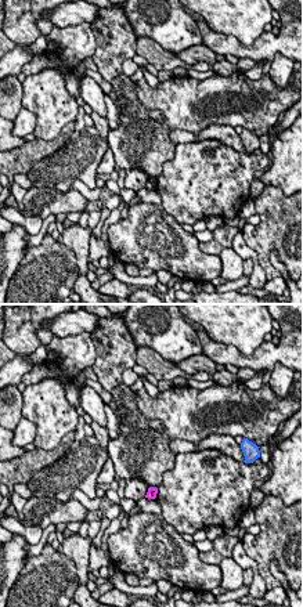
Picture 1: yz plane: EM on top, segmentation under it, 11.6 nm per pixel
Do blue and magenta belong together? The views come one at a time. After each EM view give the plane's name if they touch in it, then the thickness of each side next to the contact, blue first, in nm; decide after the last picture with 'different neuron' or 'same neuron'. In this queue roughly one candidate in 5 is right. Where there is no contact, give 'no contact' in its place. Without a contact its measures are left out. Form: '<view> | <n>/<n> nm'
yz | 30/120 nm

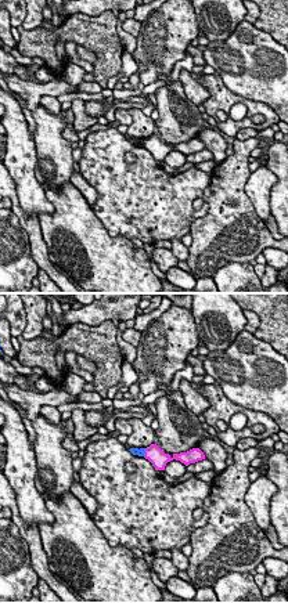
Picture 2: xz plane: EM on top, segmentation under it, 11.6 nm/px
xz | 90/200 nm

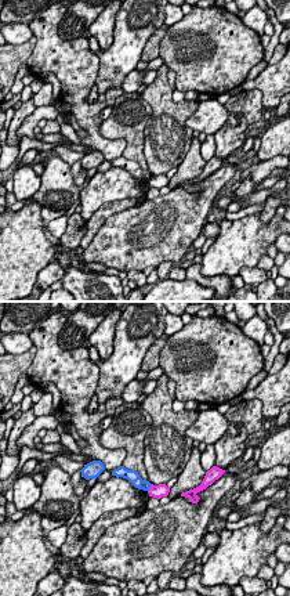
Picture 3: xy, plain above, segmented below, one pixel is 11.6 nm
xy | 140/160 nm

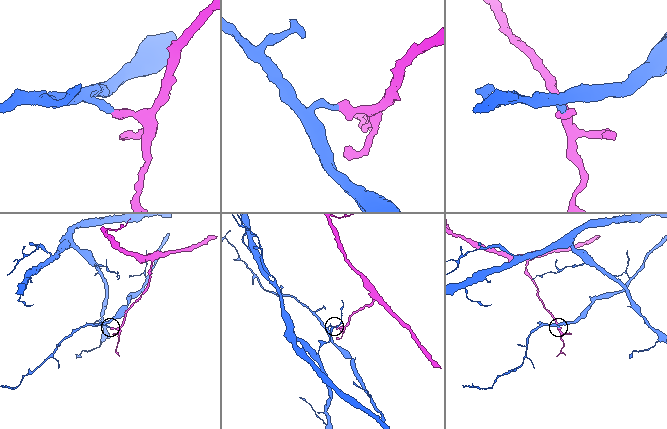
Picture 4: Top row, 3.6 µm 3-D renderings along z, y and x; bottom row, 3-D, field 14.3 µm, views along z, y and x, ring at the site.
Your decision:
different neuron

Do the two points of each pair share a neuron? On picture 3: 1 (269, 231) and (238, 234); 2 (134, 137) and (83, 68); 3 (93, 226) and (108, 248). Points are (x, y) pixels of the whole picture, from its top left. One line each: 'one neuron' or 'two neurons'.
1: one neuron
2: two neurons
3: two neurons

